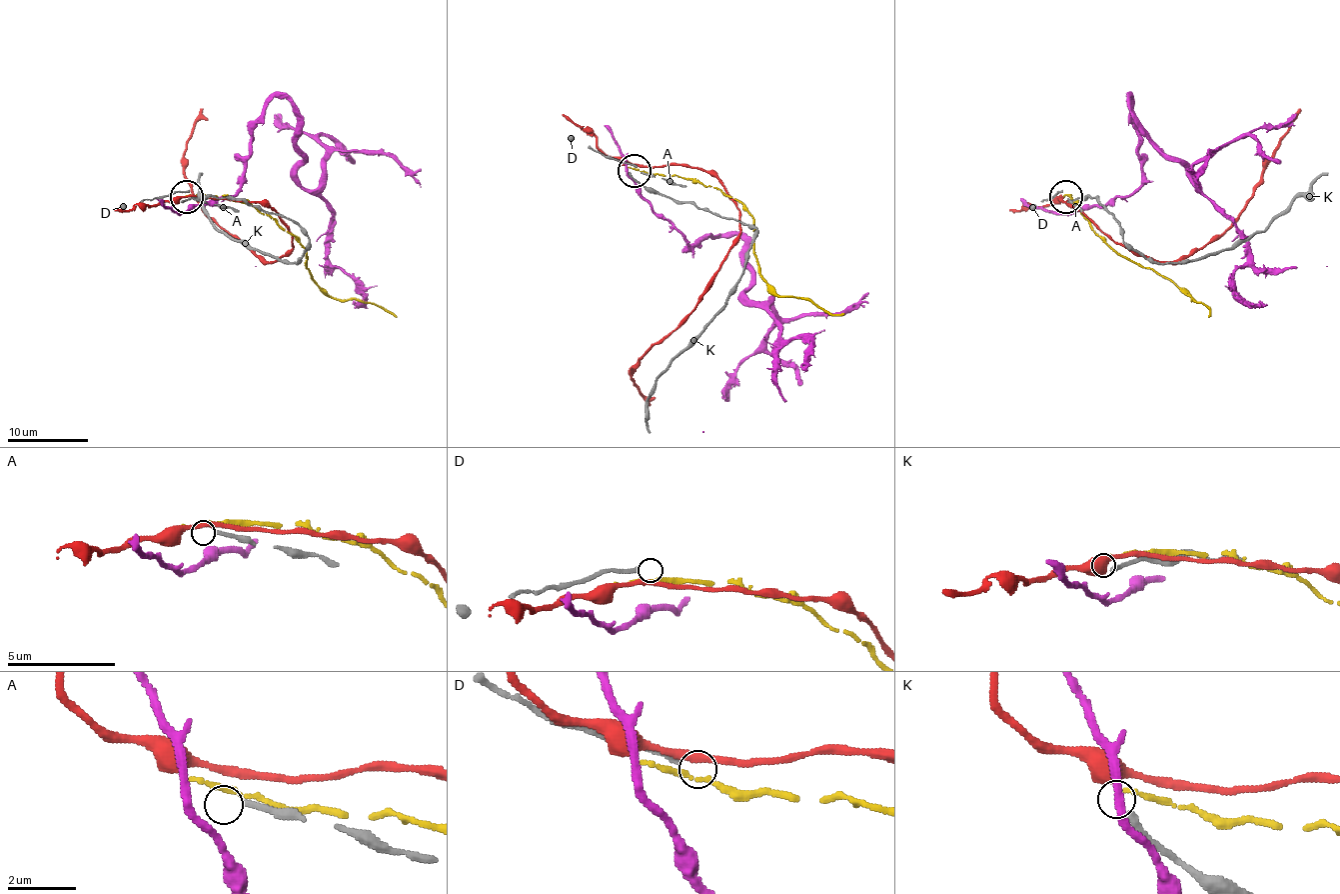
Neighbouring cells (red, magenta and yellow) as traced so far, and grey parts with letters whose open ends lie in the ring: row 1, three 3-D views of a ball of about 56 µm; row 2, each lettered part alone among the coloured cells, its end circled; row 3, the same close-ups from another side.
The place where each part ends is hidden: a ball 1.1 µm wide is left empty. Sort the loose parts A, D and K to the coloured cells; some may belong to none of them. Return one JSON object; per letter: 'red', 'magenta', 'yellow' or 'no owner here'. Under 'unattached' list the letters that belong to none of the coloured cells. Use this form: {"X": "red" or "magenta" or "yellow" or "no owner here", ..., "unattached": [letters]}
{"A": "no owner here", "D": "no owner here", "K": "red", "unattached": ["A", "D"]}

